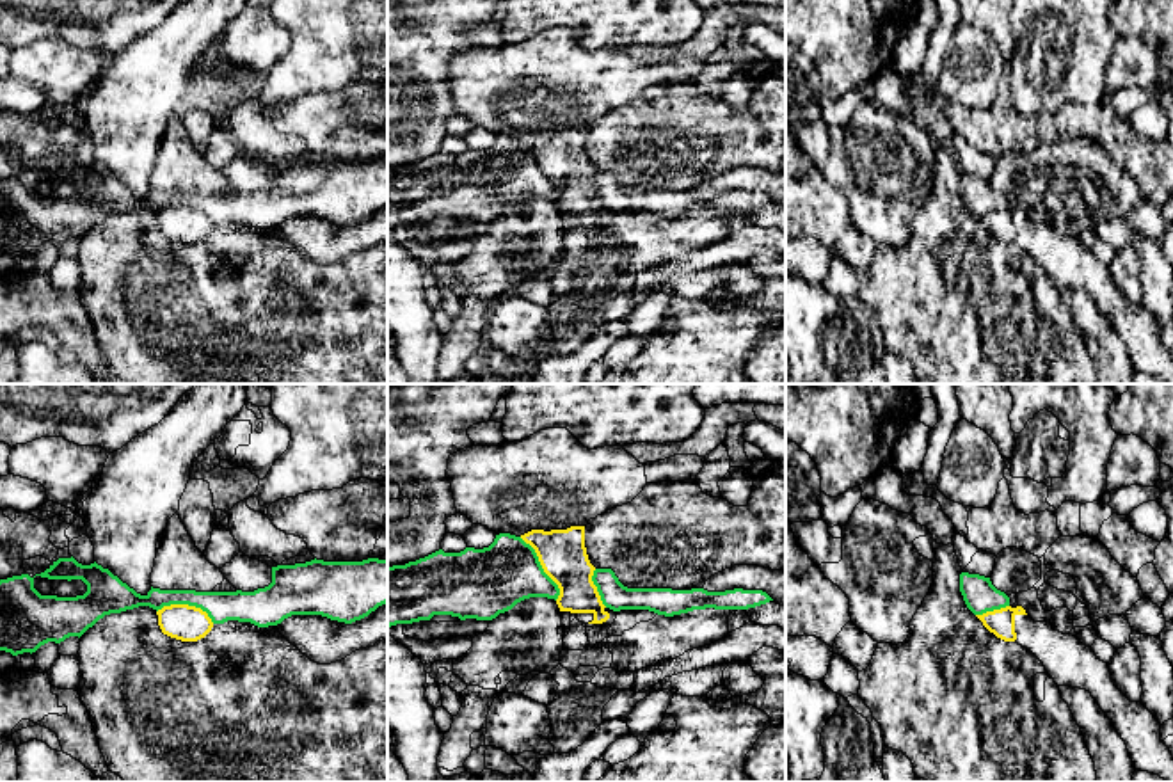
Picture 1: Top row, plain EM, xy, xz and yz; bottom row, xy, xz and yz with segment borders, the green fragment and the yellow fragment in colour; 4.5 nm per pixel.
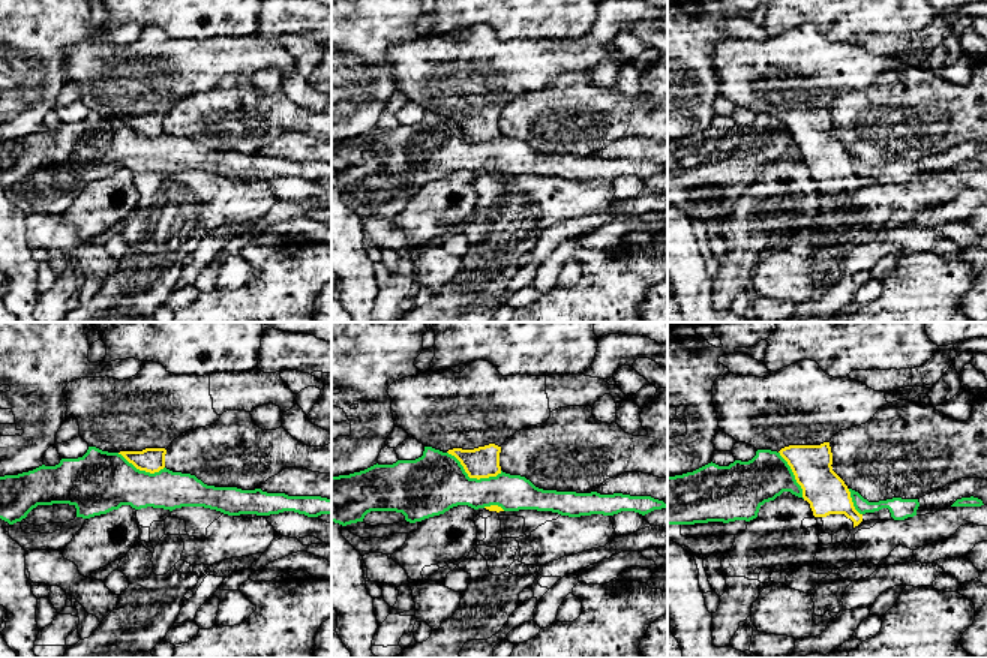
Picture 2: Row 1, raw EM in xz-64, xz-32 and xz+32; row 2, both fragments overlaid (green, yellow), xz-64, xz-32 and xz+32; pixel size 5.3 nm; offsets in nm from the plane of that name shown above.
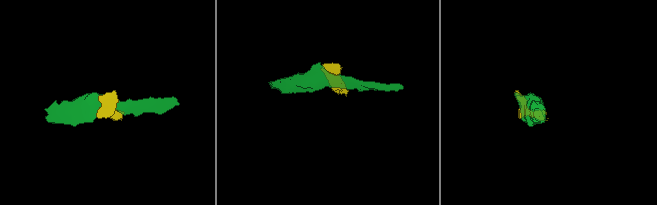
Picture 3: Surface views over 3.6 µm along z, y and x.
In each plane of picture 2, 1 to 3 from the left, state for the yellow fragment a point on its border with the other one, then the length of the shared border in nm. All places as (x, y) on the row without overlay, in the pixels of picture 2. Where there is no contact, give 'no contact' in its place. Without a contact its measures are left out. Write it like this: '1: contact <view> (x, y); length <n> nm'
1: contact xz-64 (141, 135); length 260 nm
2: contact xz-32 (473, 143); length 320 nm
3: contact xz+32 (794, 140); length 300 nm

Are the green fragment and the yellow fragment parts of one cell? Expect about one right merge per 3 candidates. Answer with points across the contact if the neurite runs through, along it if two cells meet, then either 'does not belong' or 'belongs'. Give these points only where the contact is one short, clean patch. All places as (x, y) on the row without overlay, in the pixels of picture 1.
does not belong

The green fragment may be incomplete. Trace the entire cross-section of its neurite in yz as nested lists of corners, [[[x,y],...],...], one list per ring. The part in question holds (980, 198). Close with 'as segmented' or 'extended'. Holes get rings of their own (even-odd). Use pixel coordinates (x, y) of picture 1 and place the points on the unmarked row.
[[[960,176],[960,194],[967,210],[974,217],[983,217],[986,213],[1001,211],[1009,208],[1009,199],[997,192],[990,180],[979,176]]]; as segmented

